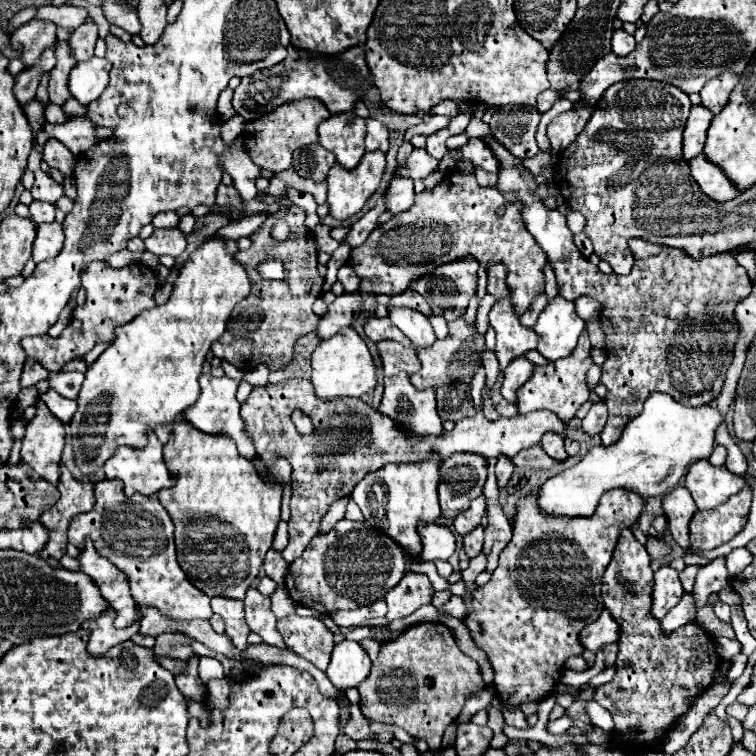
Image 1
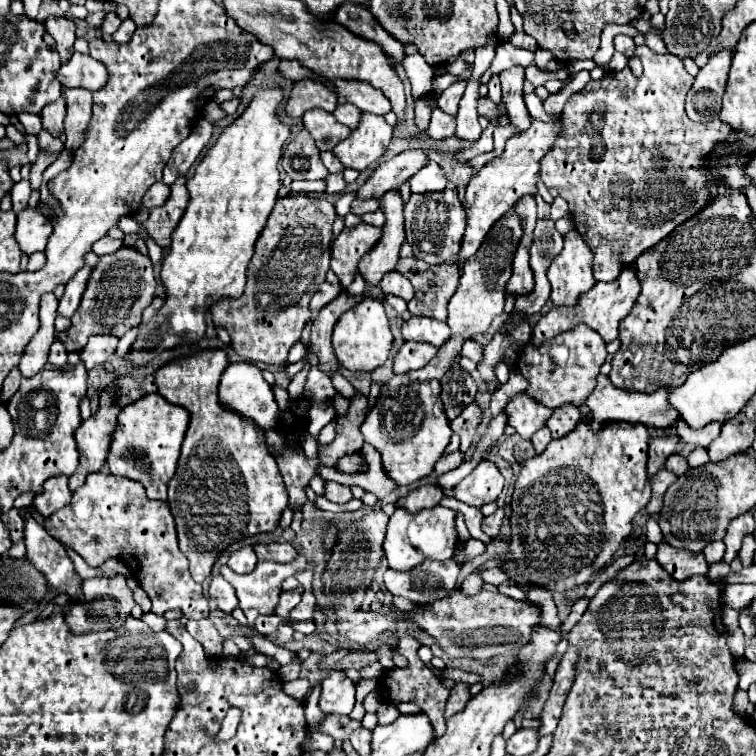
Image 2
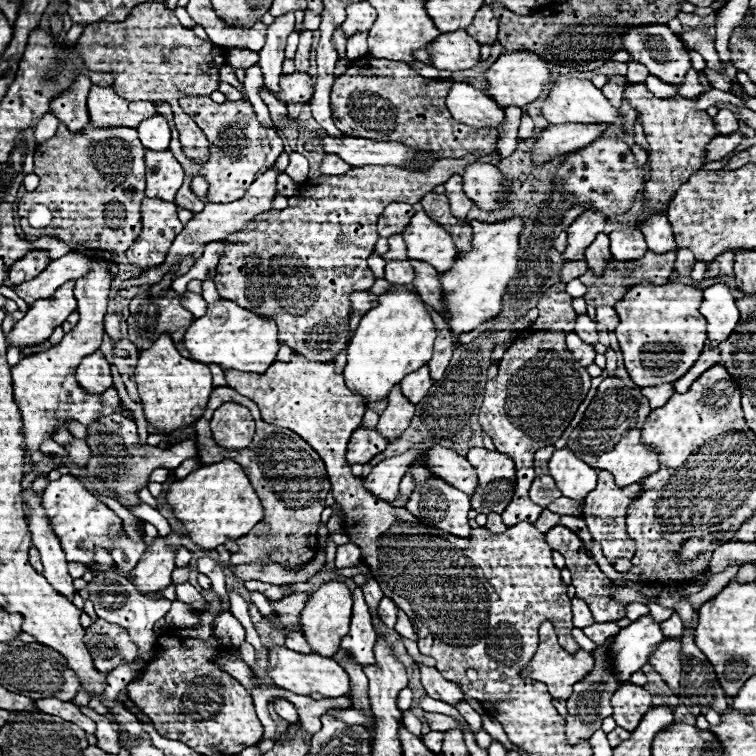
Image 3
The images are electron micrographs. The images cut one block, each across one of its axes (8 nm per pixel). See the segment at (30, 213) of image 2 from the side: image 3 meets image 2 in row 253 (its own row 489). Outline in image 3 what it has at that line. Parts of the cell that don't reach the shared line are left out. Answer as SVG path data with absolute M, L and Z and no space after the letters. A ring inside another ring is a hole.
M28 486L28 488L24 488L22 496L24 496L28 512L30 512L28 528L32 532L32 544L40 550L40 556L42 556L42 564L44 564L42 574L56 588L56 592L60 592L62 596L72 600L74 586L72 586L72 578L66 568L68 562L64 558L60 540L54 534L50 520L42 508L42 494L34 492L32 486Z

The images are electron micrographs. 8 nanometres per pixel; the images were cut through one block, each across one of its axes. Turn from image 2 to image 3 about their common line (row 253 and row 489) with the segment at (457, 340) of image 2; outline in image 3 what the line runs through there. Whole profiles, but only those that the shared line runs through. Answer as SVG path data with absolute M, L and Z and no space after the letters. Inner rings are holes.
M472 448L466 458L478 472L478 488L472 496L472 508L482 514L504 512L516 488L516 468L512 458L486 448Z

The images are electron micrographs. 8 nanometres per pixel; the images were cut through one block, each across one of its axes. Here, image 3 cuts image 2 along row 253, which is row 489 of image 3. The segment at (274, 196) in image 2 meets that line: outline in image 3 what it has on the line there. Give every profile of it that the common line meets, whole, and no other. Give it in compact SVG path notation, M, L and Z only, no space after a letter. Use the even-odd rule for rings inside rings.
M222 460L190 472L182 480L174 480L166 490L166 500L176 518L184 524L186 534L204 550L214 550L228 540L246 536L262 518L264 508L256 496L246 472L234 460Z

